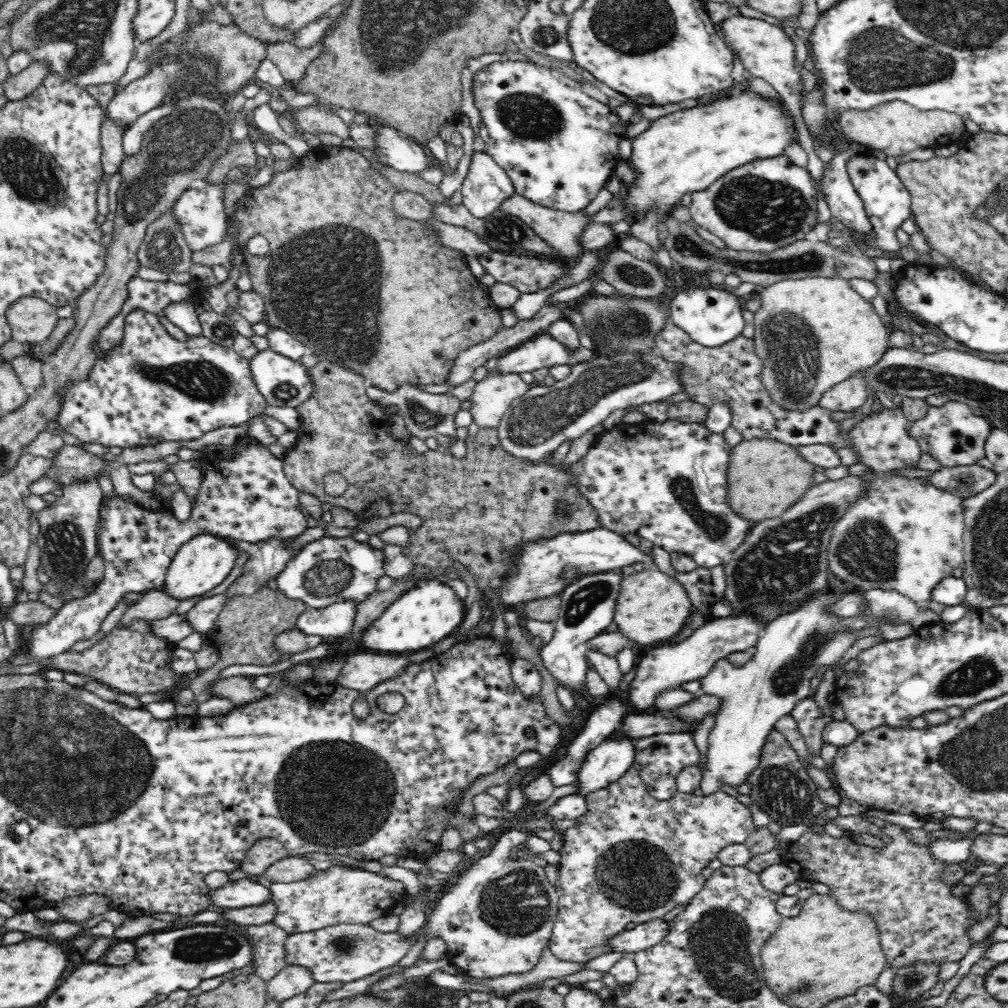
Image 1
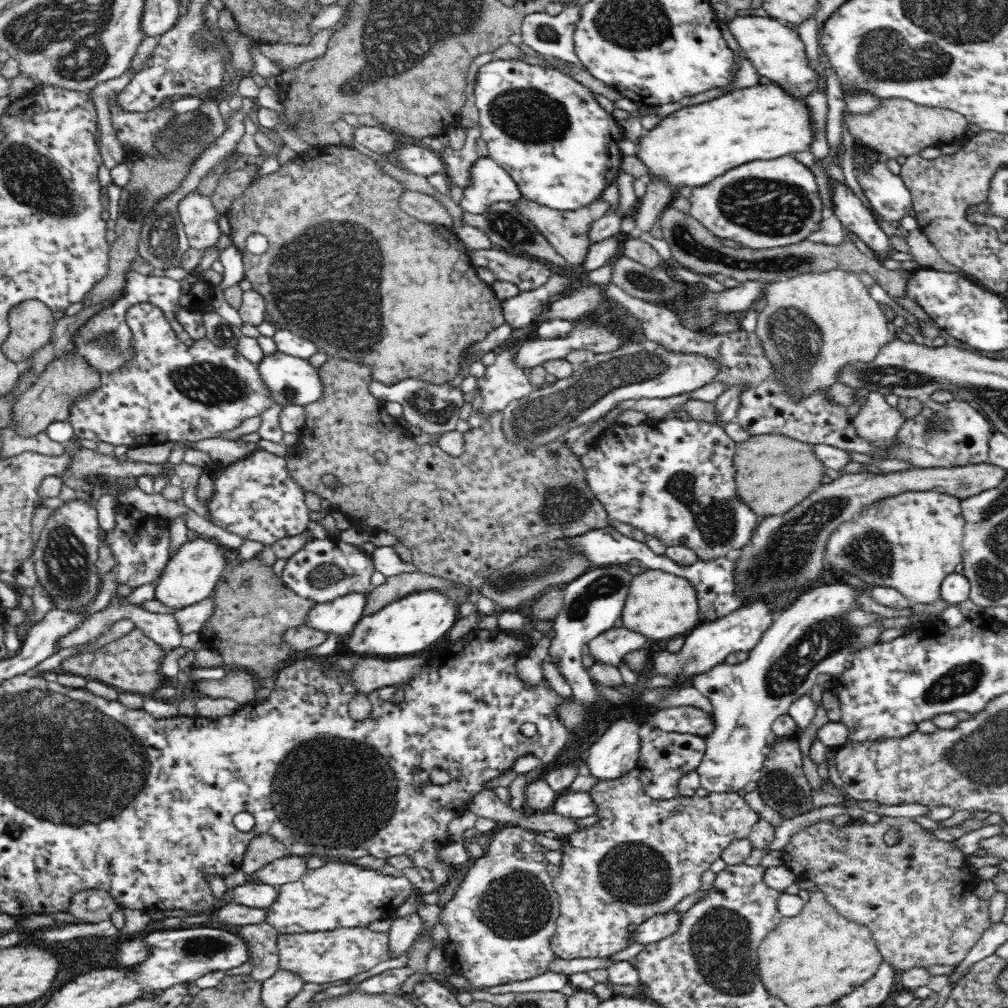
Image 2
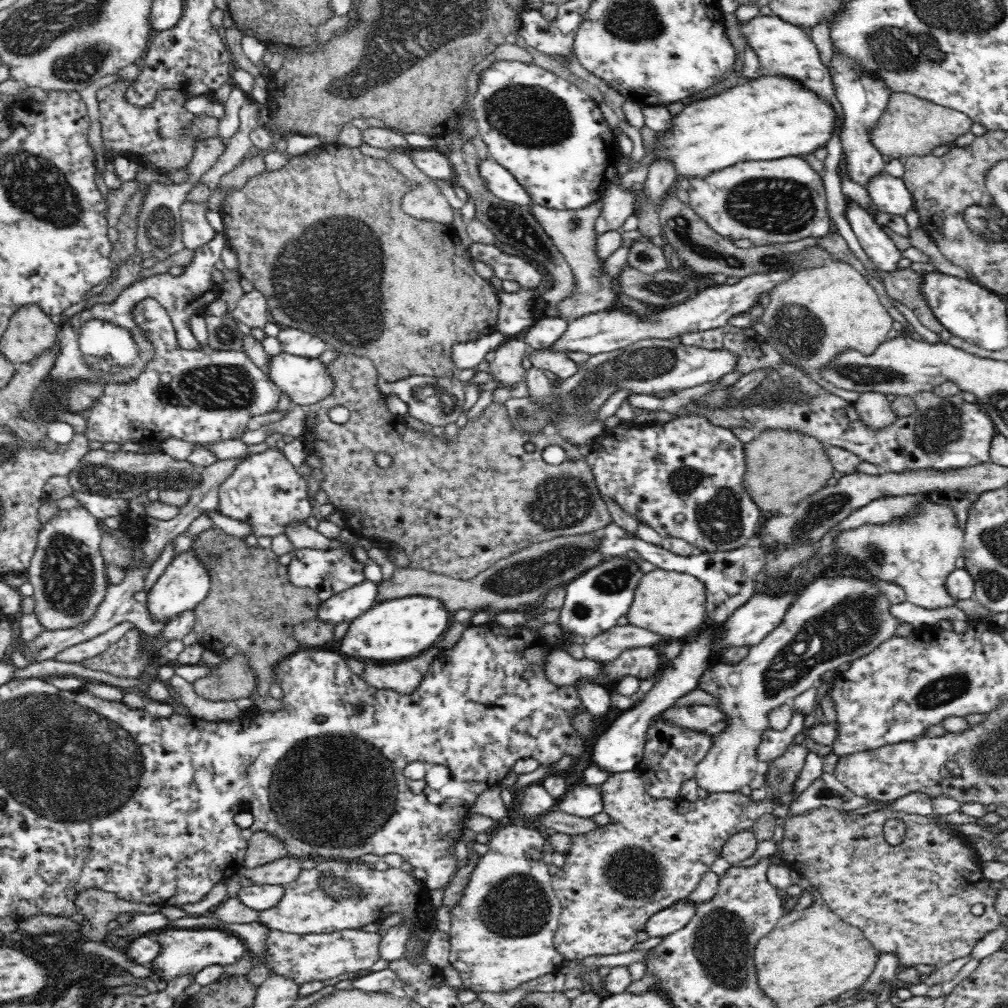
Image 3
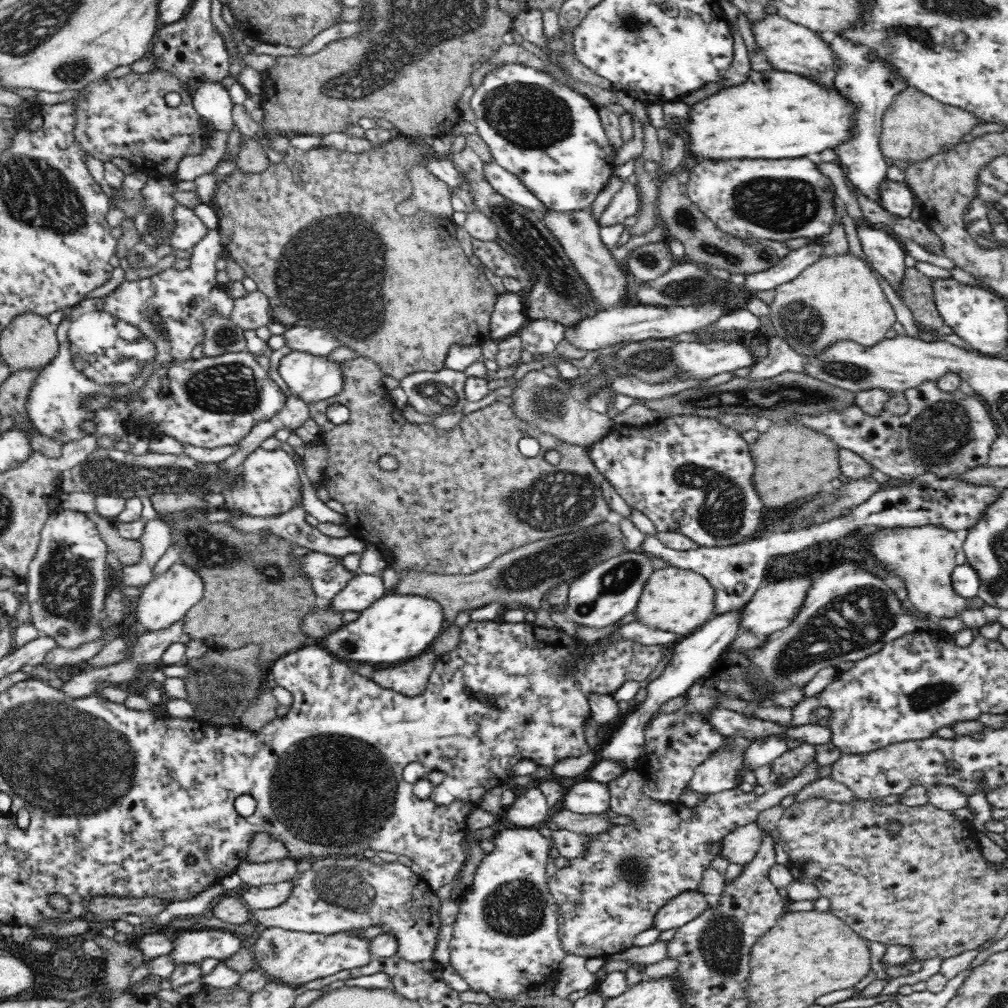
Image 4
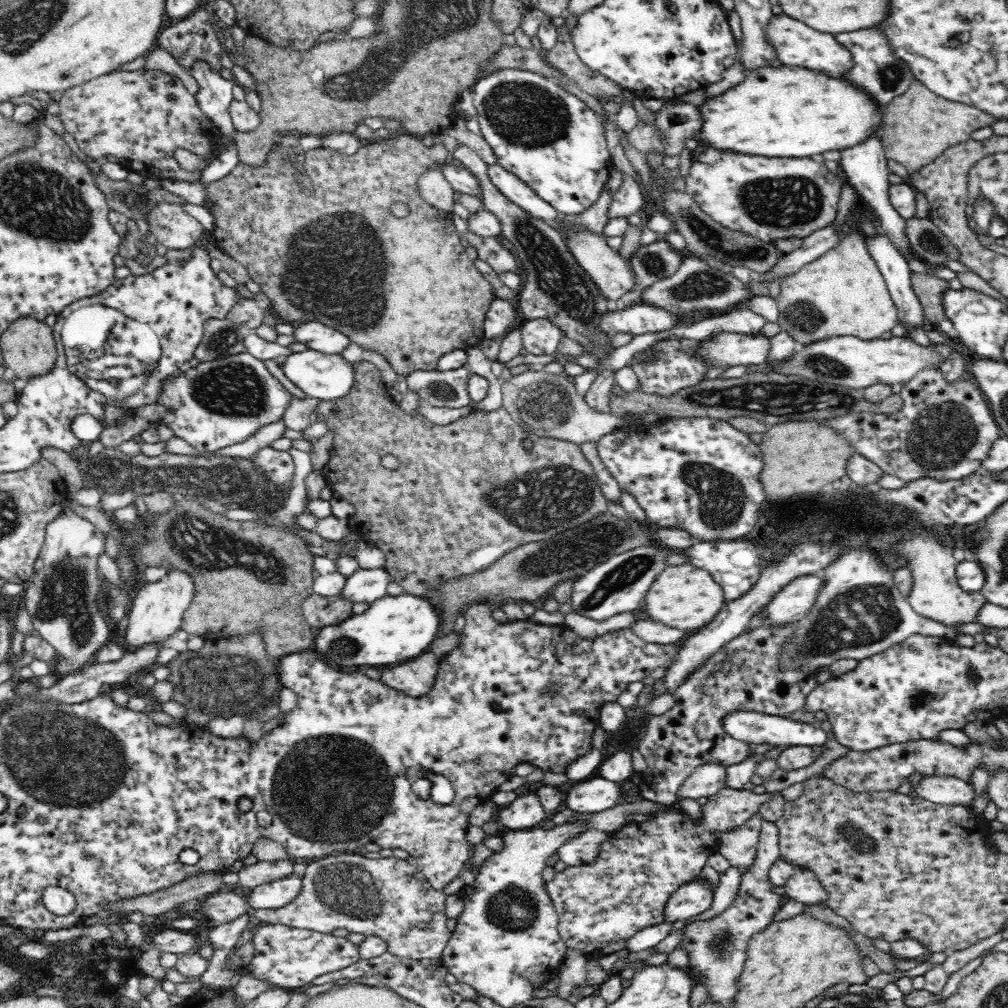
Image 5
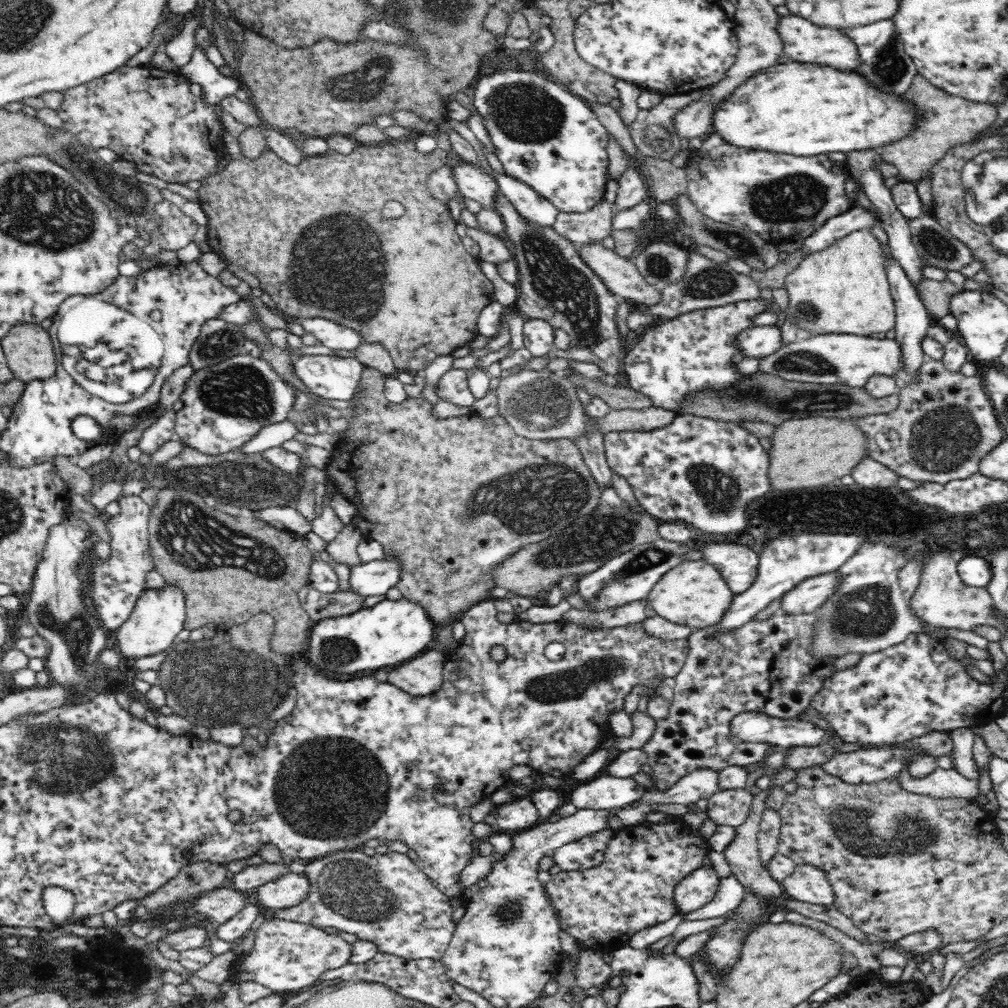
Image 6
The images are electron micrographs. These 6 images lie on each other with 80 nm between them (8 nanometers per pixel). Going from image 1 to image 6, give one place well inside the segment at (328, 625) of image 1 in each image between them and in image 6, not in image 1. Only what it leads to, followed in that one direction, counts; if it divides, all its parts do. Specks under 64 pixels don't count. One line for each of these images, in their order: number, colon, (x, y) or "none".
2: (338, 617)
3: (347, 606)
4: (363, 591)
5: (366, 586)
6: (375, 578)

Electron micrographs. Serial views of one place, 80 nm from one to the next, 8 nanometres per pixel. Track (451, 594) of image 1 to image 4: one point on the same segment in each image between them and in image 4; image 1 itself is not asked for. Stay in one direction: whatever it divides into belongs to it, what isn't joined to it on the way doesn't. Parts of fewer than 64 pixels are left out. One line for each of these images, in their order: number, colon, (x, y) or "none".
2: (406, 627)
3: (393, 630)
4: (396, 628)

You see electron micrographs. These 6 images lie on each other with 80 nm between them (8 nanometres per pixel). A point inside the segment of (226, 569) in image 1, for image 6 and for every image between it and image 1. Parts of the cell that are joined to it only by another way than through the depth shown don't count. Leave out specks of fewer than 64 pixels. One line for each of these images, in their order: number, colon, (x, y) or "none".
2: (193, 572)
3: (186, 582)
4: (168, 597)
5: (158, 608)
6: (159, 614)

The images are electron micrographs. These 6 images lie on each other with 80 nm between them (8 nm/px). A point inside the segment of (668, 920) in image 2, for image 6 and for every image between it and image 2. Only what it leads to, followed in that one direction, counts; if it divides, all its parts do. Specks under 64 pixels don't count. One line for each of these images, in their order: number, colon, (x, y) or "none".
3: (671, 919)
4: (685, 907)
5: (691, 899)
6: (698, 888)

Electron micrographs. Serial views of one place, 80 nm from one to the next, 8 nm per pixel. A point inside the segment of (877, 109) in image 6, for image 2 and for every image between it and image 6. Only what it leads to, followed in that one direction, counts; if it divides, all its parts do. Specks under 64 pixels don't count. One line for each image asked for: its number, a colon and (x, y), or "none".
2: (690, 147)
3: (771, 117)
4: (776, 114)
5: (794, 112)

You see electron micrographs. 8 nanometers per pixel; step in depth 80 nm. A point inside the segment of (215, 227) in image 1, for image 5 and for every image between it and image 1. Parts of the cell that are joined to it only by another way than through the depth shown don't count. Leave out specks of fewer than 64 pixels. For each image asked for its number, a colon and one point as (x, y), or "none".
2: (198, 213)
3: (197, 231)
4: (189, 230)
5: (171, 225)

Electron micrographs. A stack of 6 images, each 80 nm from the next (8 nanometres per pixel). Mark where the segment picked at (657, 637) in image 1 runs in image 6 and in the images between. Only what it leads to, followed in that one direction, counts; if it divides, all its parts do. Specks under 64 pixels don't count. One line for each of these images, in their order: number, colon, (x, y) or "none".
2: (658, 605)
3: (671, 604)
4: (673, 600)
5: (683, 597)
6: (693, 594)

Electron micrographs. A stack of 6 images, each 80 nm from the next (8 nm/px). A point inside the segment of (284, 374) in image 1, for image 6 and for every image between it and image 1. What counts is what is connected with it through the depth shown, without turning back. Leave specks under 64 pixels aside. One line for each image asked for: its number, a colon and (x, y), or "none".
2: (292, 381)
3: (304, 380)
4: (311, 378)
5: (324, 376)
6: (335, 377)

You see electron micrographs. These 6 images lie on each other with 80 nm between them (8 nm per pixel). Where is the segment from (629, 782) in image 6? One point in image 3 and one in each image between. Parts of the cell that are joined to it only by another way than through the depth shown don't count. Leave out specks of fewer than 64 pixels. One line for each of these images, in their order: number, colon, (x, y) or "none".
3: (585, 801)
4: (586, 797)
5: (593, 795)

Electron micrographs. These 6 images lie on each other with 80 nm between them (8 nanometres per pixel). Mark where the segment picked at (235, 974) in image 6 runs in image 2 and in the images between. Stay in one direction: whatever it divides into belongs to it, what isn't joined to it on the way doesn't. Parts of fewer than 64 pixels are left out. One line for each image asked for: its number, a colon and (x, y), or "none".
2: (329, 957)
3: (304, 958)
4: (296, 958)
5: (290, 958)

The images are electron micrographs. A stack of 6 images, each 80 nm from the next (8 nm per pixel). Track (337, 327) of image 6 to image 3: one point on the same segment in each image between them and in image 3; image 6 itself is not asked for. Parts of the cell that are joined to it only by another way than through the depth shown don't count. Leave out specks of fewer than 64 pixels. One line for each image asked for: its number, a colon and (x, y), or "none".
3: (296, 342)
4: (313, 340)
5: (318, 337)

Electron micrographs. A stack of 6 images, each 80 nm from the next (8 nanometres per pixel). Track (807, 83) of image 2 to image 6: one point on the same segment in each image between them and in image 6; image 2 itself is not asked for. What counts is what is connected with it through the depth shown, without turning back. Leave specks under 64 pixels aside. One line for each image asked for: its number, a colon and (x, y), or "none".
3: (784, 49)
4: (788, 47)
5: (796, 45)
6: (805, 43)

